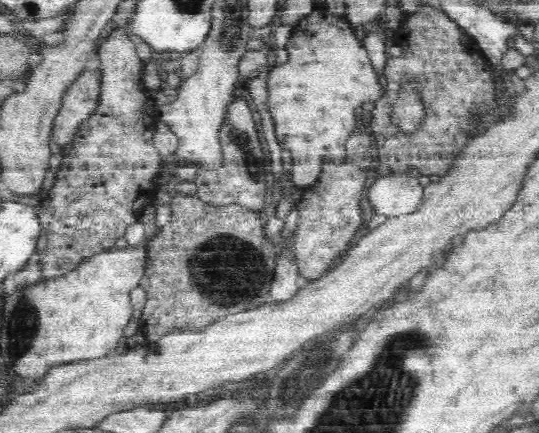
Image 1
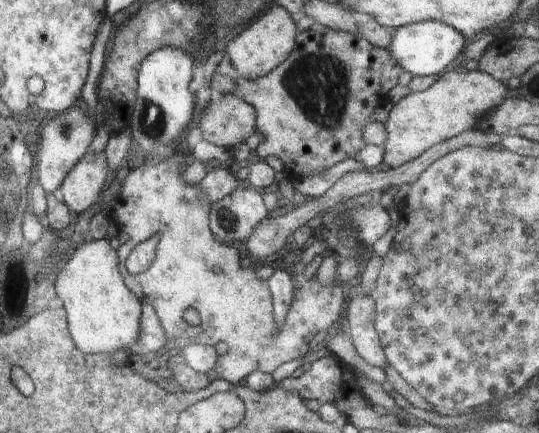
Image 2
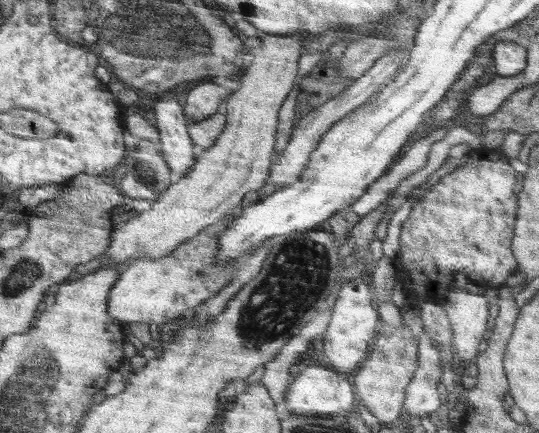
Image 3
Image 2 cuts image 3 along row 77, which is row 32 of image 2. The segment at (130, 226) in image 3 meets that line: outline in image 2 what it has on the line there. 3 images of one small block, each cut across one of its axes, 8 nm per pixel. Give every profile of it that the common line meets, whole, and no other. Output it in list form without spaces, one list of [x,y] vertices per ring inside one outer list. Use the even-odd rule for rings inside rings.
[[[271,4],[262,13],[258,20],[250,22],[236,33],[236,38],[232,39],[226,47],[227,55],[234,68],[233,74],[242,76],[242,78],[250,78],[250,80],[256,80],[256,78],[270,74],[298,46],[296,24],[292,22],[290,14],[284,10],[284,7]]]

